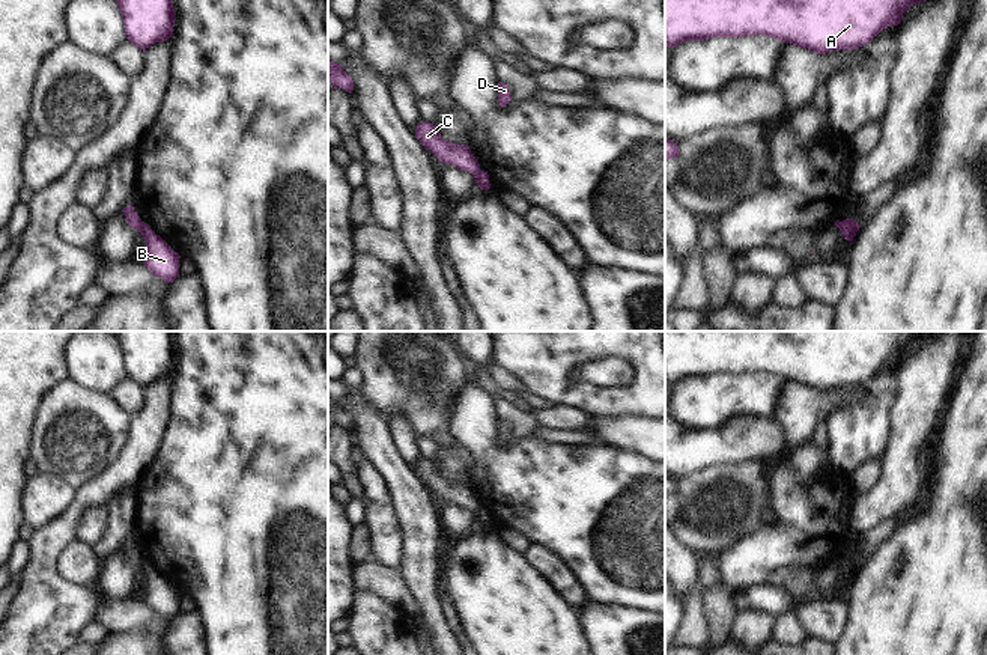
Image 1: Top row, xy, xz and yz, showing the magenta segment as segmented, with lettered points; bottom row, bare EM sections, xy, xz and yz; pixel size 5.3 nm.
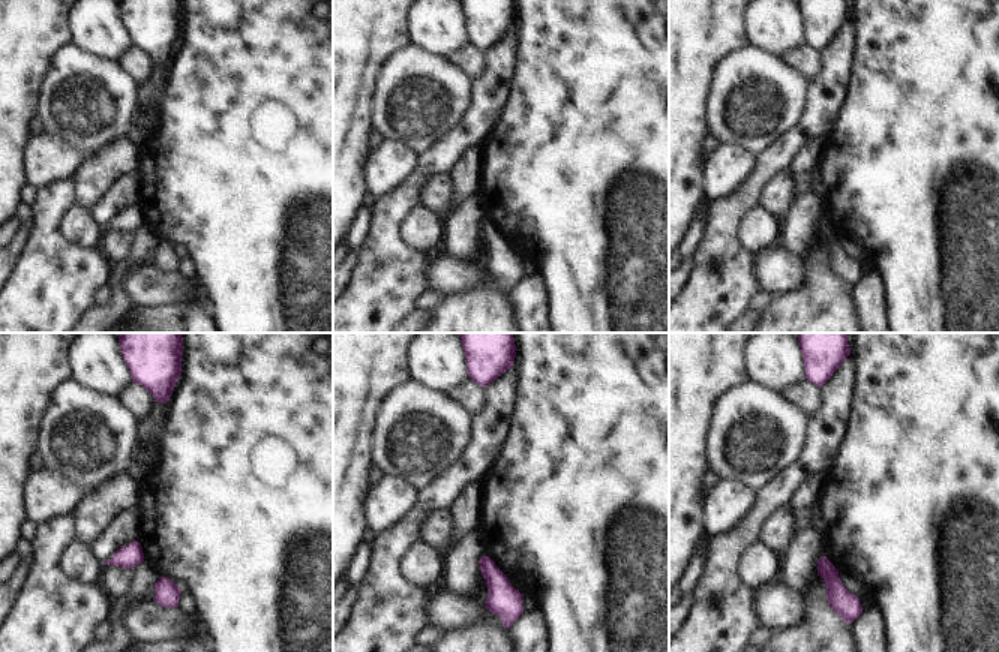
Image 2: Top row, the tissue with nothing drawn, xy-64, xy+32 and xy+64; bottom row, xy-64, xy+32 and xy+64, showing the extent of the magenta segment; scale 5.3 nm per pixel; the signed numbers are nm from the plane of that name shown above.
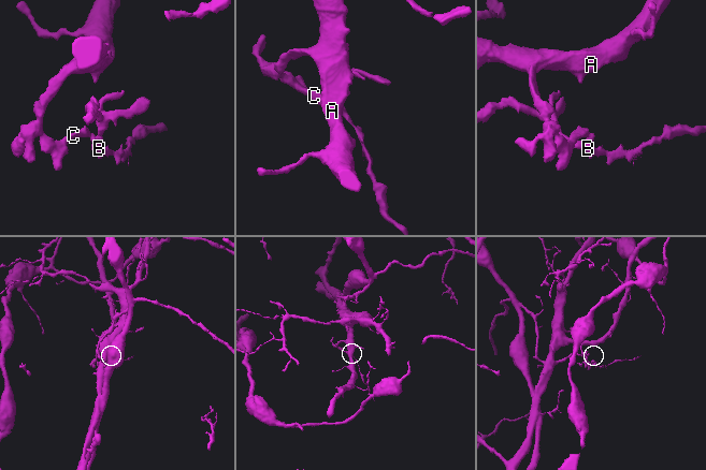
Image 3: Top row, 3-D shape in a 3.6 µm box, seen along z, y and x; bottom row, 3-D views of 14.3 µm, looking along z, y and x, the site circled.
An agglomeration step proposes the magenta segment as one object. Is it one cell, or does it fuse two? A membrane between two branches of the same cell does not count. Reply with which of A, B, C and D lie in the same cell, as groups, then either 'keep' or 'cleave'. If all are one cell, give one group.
groups A C / B D; cleave

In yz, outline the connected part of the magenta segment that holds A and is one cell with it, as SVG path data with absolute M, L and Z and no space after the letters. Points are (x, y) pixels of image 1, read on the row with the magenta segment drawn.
M665 0L665 45L685 41L763 35L826 54L856 50L883 29L898 26L903 14L925 0Z

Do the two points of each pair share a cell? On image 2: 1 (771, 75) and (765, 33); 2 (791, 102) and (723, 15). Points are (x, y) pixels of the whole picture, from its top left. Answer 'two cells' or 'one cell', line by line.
1: two cells
2: two cells

